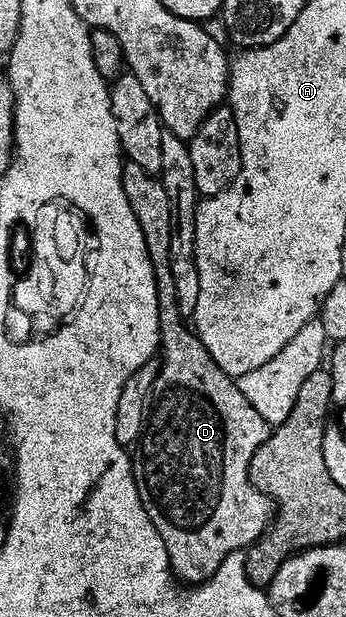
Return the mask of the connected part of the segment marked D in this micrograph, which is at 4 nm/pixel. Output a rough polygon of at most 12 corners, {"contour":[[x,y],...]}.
{"contour":[[127,161],[162,329],[138,491],[175,579],[271,529],[272,427],[178,310],[172,204]]}

